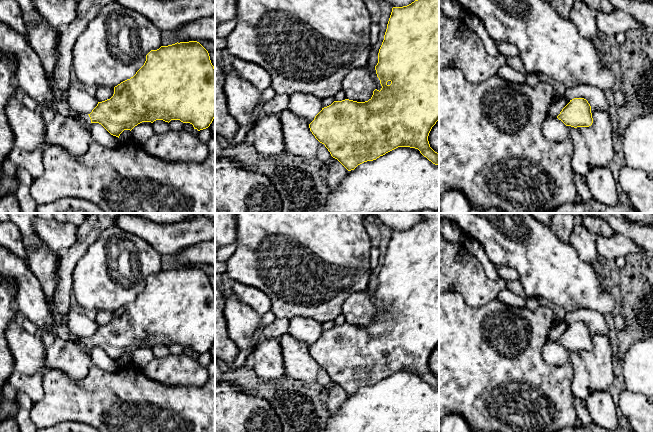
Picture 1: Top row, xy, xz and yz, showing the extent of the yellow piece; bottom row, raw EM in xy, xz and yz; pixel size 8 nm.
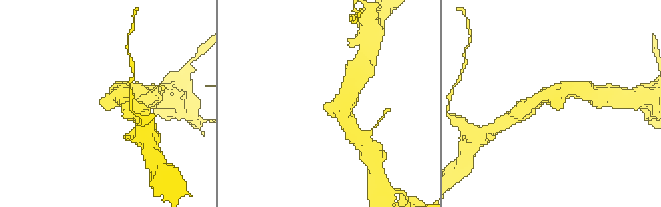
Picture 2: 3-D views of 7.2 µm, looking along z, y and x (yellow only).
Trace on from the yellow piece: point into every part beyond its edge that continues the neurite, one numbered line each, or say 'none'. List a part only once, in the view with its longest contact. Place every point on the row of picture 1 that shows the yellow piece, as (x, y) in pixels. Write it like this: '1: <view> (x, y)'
1: xy (71, 133)

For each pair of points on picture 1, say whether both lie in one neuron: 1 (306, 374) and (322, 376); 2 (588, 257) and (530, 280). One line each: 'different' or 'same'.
1: different
2: different

